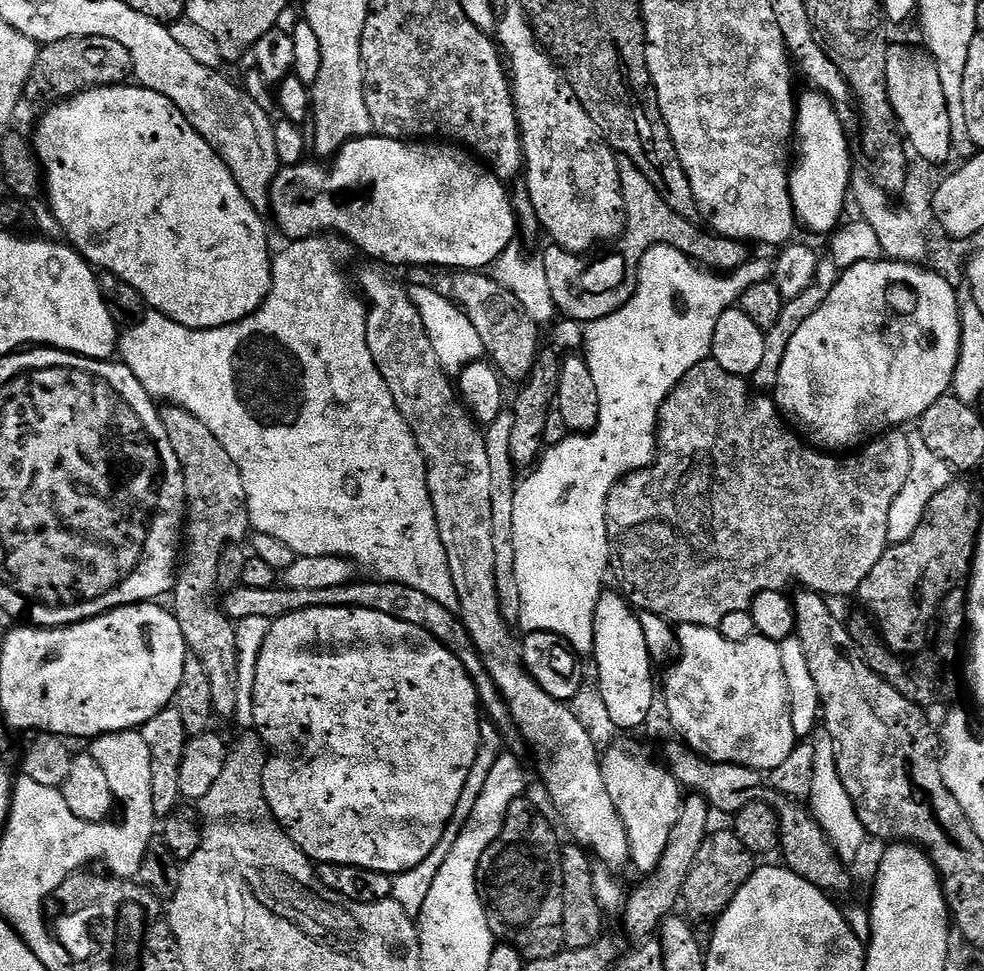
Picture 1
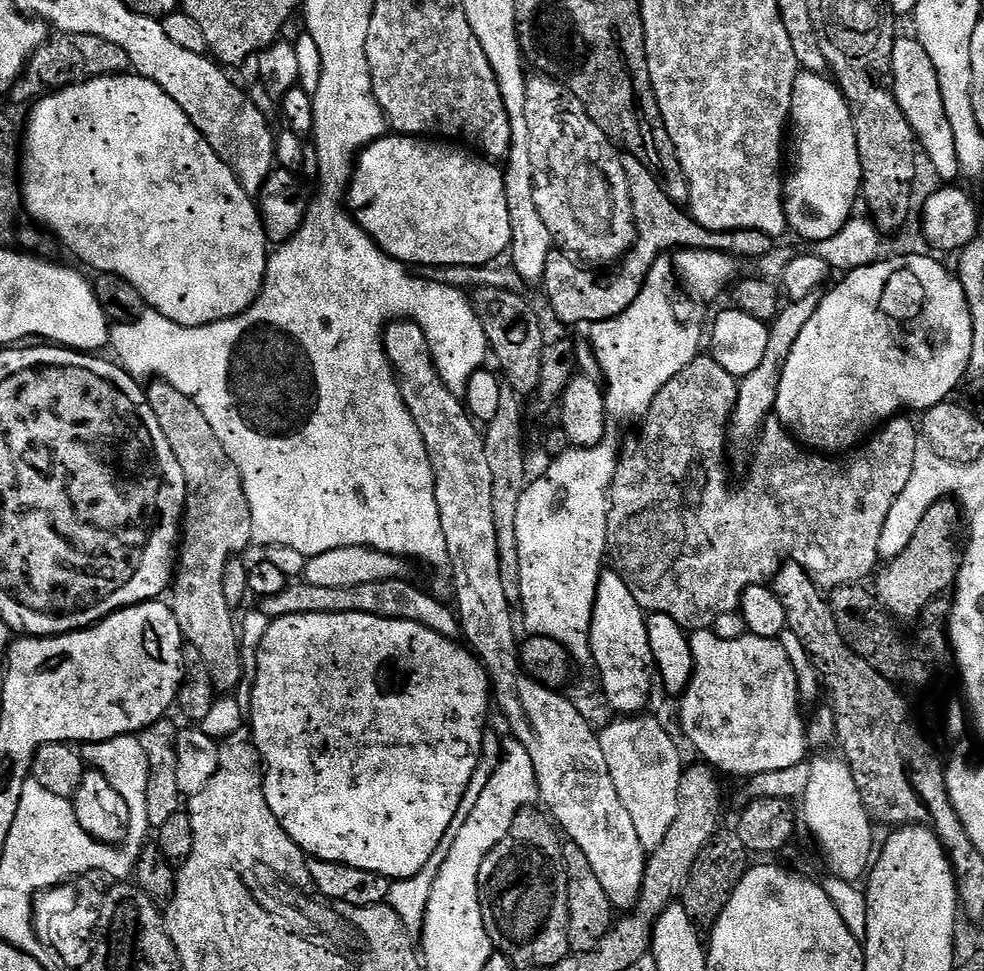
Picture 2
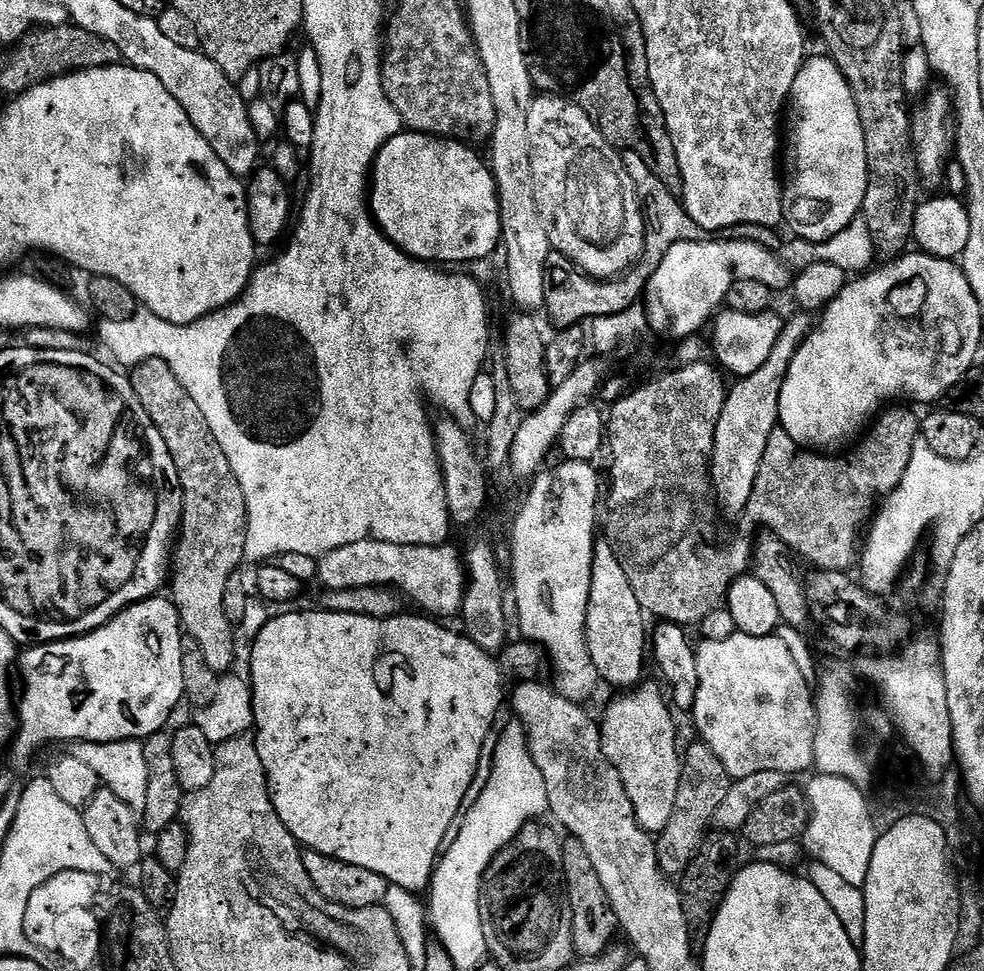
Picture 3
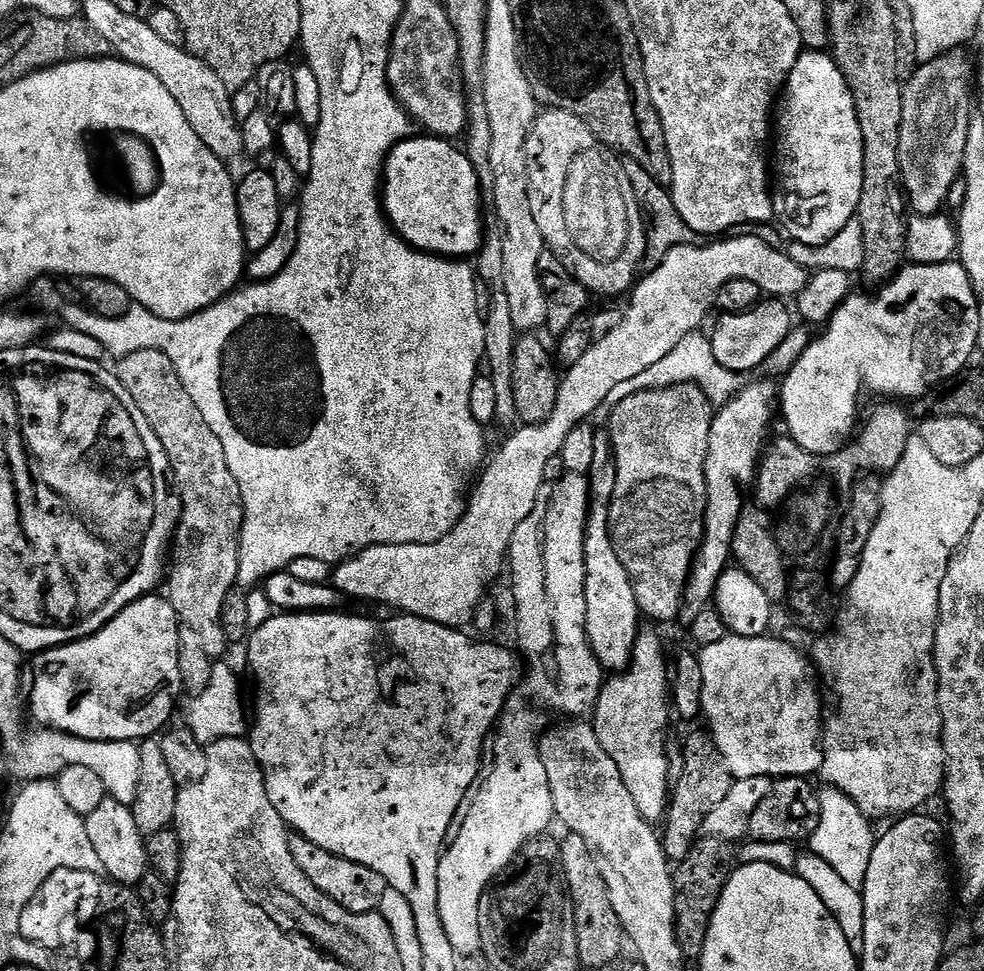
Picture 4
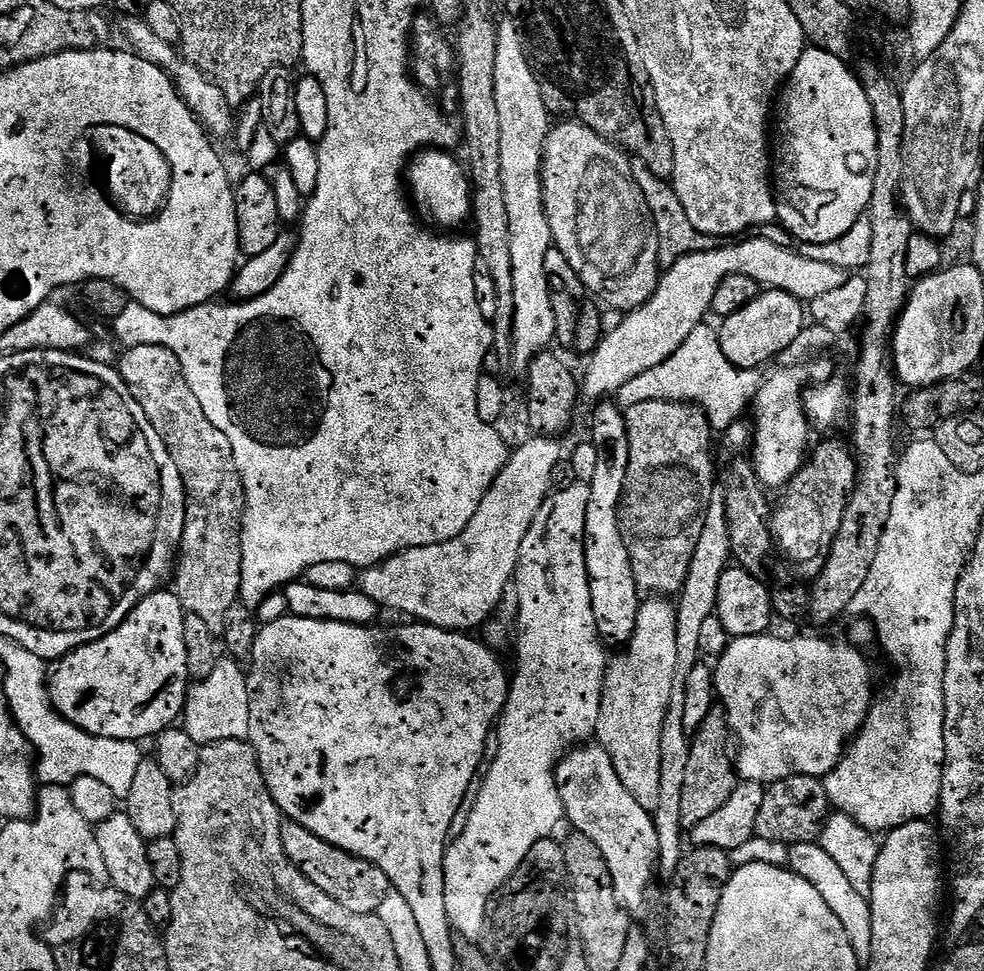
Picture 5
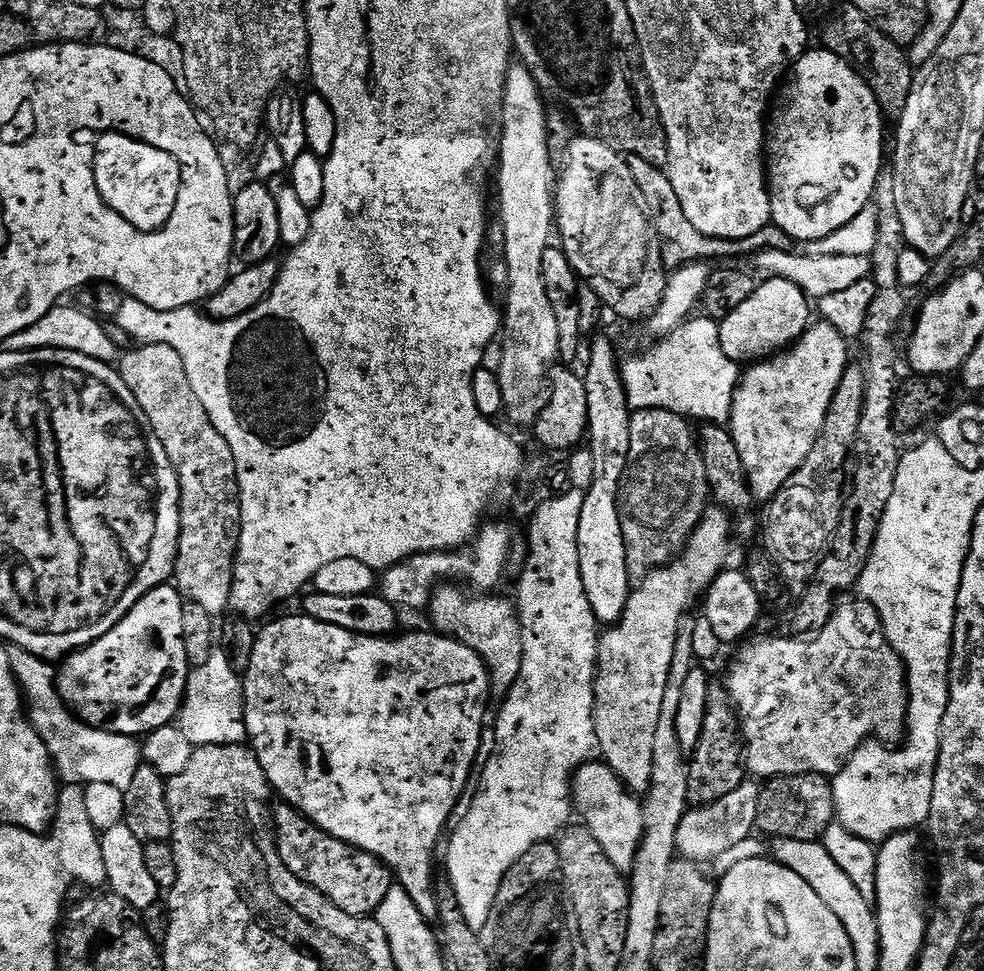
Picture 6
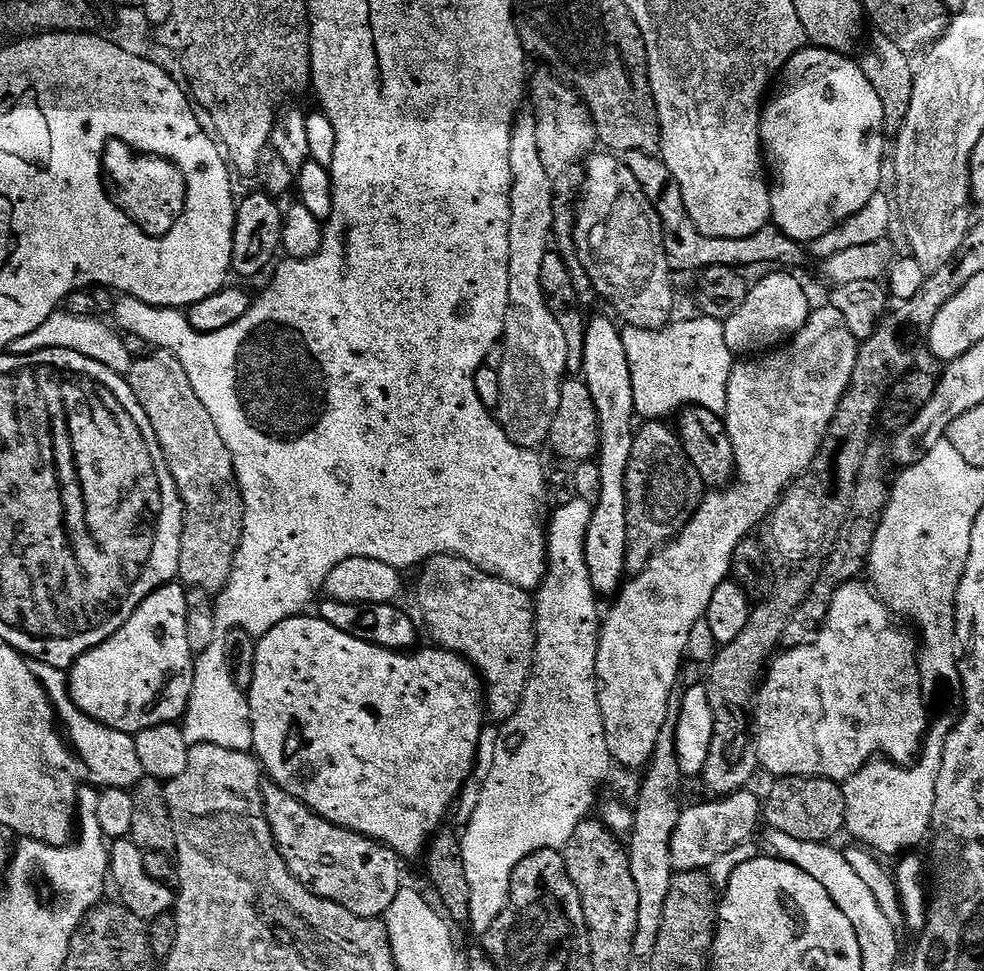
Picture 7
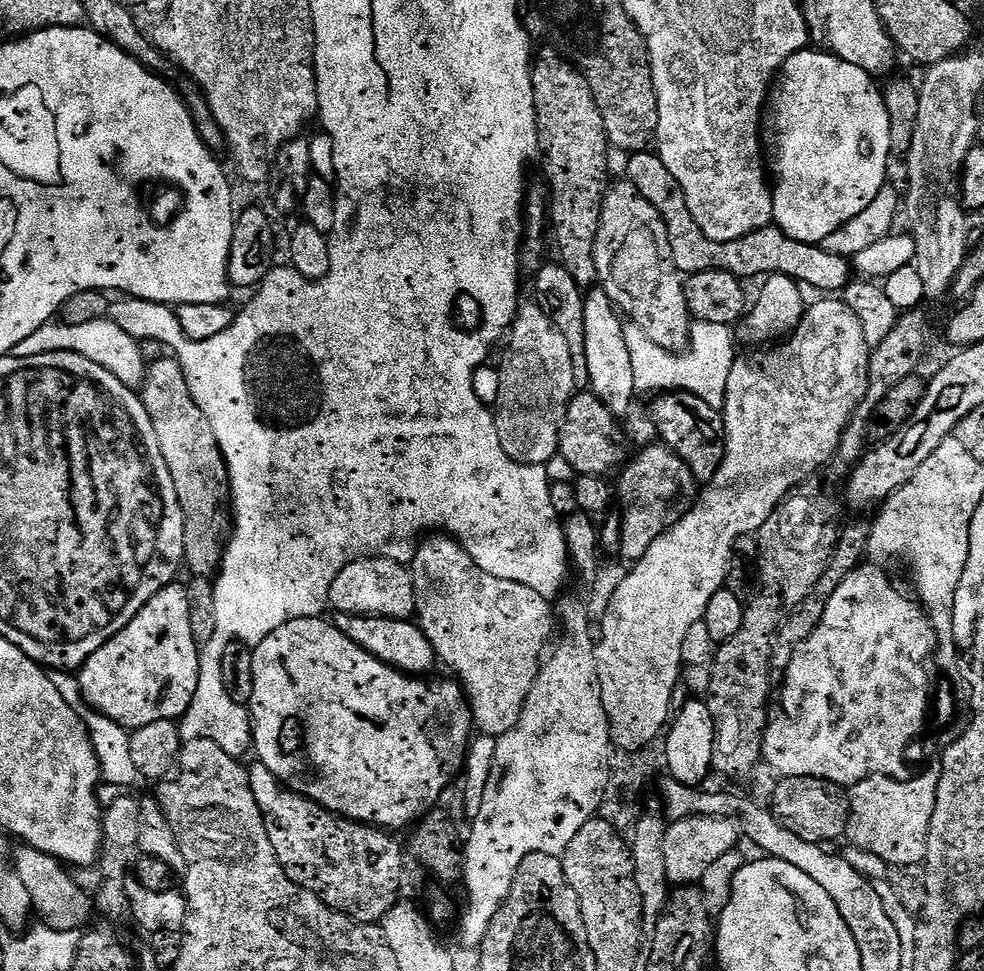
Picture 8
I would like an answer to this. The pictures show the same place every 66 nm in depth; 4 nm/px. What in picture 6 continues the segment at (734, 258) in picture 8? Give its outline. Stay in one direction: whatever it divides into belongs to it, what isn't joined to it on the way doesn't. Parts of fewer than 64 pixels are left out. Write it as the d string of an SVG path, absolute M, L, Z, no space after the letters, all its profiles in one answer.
M637 156L627 157L630 166L630 174L634 174L634 182L638 182L638 190L642 190L642 198L646 202L648 216L652 225L656 227L656 233L660 235L660 249L662 250L662 262L665 269L675 270L685 268L688 264L701 262L732 262L735 256L748 256L758 252L770 250L782 250L791 252L794 248L792 237L775 226L769 226L758 230L758 234L750 234L750 238L741 240L723 240L702 234L702 230L694 230L690 218L682 211L682 202L678 202L678 194L674 194L674 186L670 186L670 178L664 168L654 166Z

